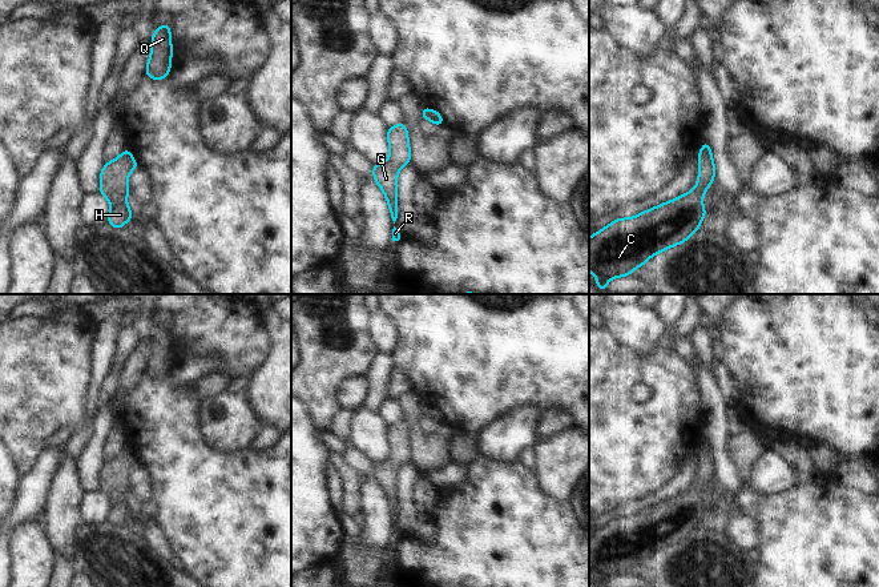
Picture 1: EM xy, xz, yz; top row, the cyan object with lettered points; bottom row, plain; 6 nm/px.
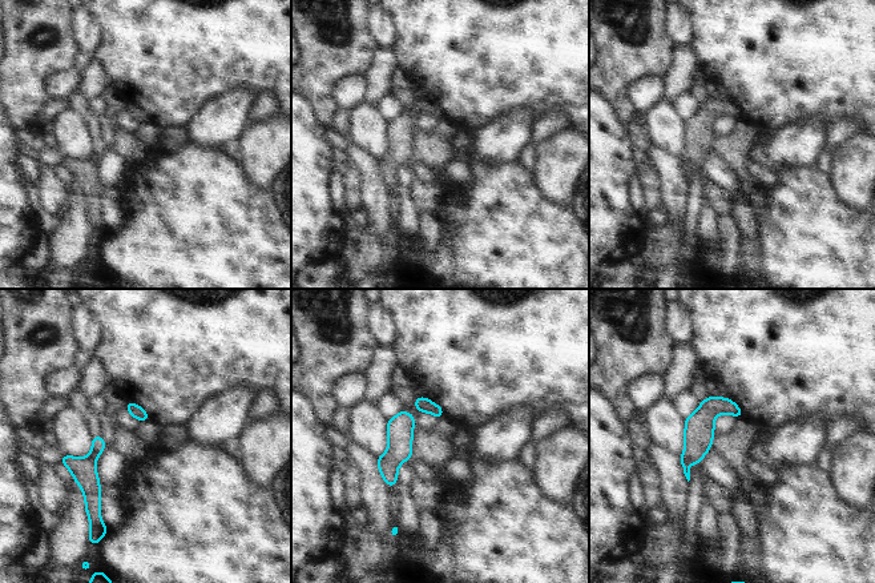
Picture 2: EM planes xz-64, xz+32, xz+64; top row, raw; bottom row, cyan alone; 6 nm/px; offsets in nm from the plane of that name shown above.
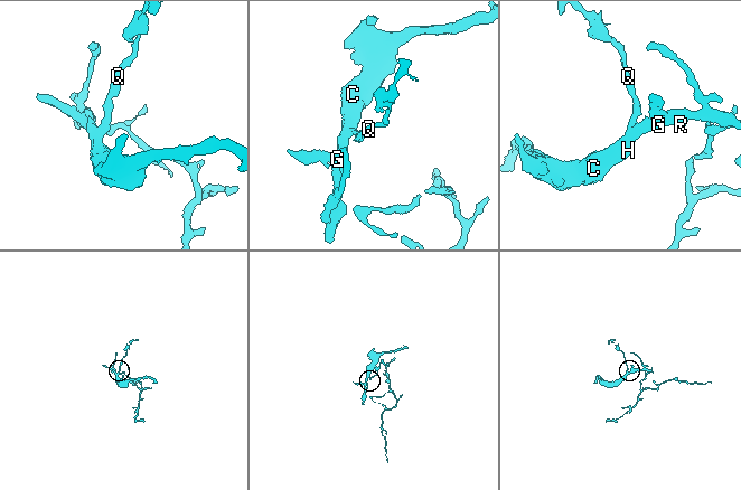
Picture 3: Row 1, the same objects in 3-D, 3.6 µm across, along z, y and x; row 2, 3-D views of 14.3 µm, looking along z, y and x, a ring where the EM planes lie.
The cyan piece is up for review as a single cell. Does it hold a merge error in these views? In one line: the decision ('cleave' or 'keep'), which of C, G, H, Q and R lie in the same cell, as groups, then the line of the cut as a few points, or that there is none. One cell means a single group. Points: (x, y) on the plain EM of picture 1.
keep; groups C G H Q R; cut none

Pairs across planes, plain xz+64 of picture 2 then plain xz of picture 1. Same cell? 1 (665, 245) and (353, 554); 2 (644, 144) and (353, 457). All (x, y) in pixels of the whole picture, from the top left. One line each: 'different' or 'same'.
1: same
2: different

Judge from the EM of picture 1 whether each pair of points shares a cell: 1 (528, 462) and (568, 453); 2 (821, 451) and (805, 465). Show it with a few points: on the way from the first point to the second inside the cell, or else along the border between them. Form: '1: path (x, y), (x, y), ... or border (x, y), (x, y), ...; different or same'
1: border (532, 445), (535, 453), (533, 470); different
2: border (807, 449), (807, 455), (818, 477); different

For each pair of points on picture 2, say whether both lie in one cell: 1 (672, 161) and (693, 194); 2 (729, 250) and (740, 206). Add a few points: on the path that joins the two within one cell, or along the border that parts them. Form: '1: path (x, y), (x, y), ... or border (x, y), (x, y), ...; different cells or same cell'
1: border (688, 184), (682, 217); different cells
2: path (732, 240), (738, 229), (740, 217); same cell

